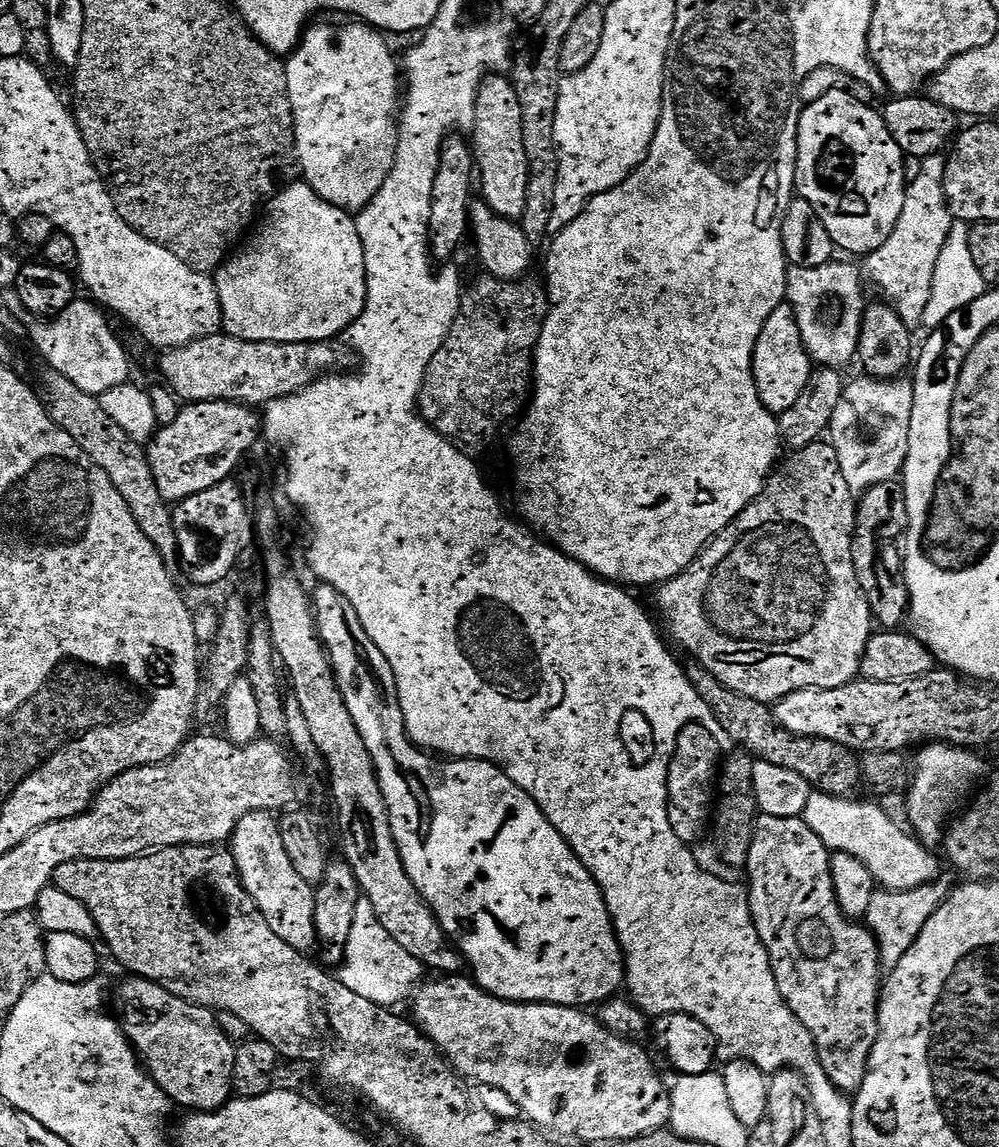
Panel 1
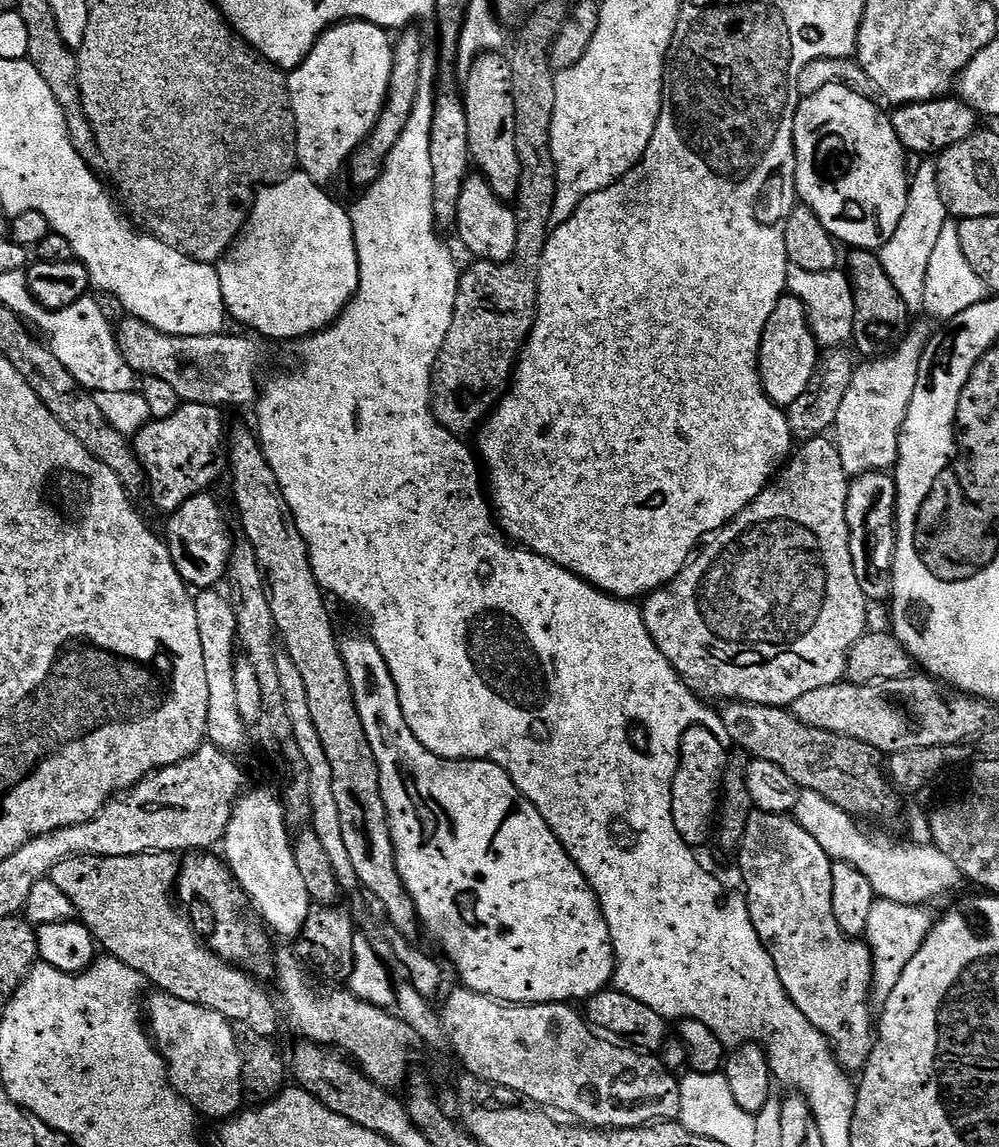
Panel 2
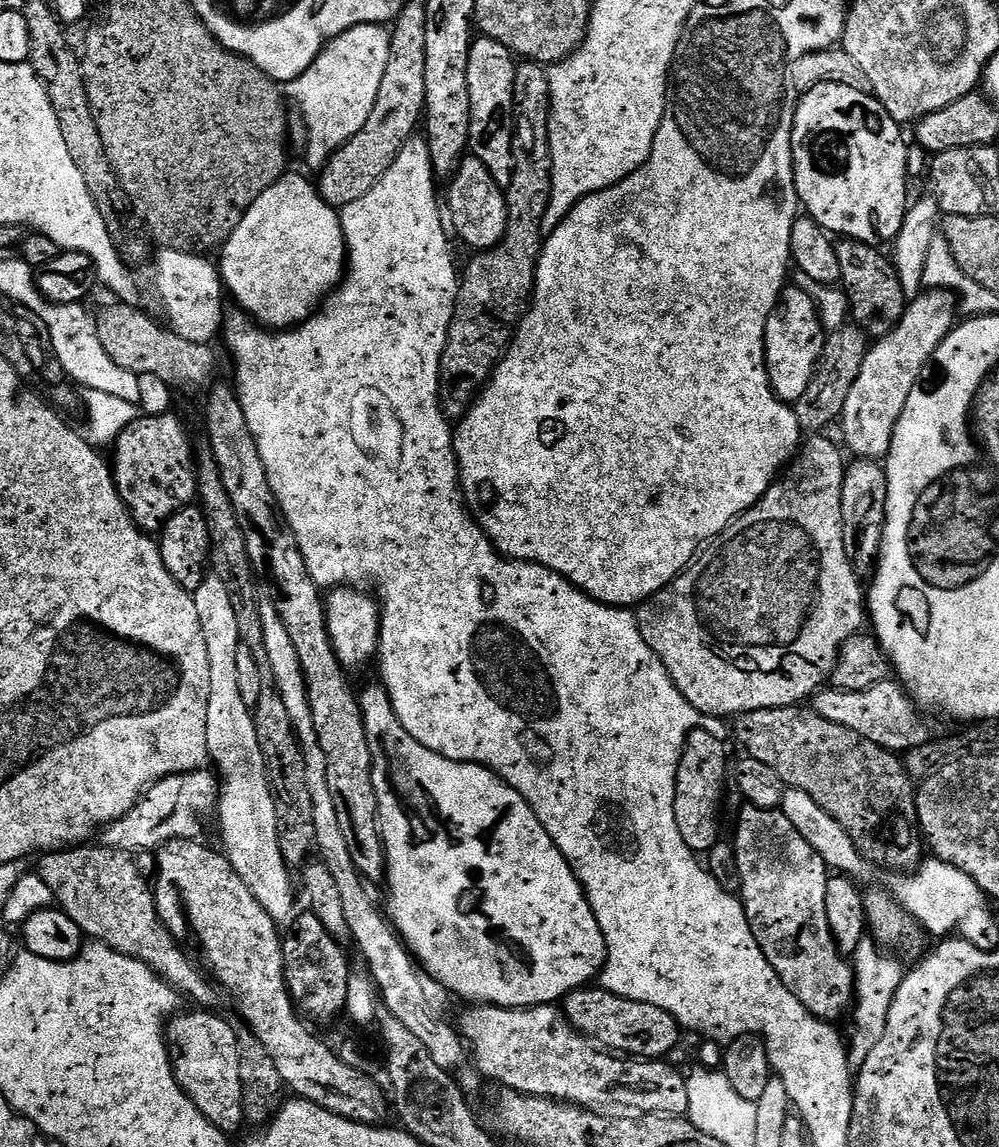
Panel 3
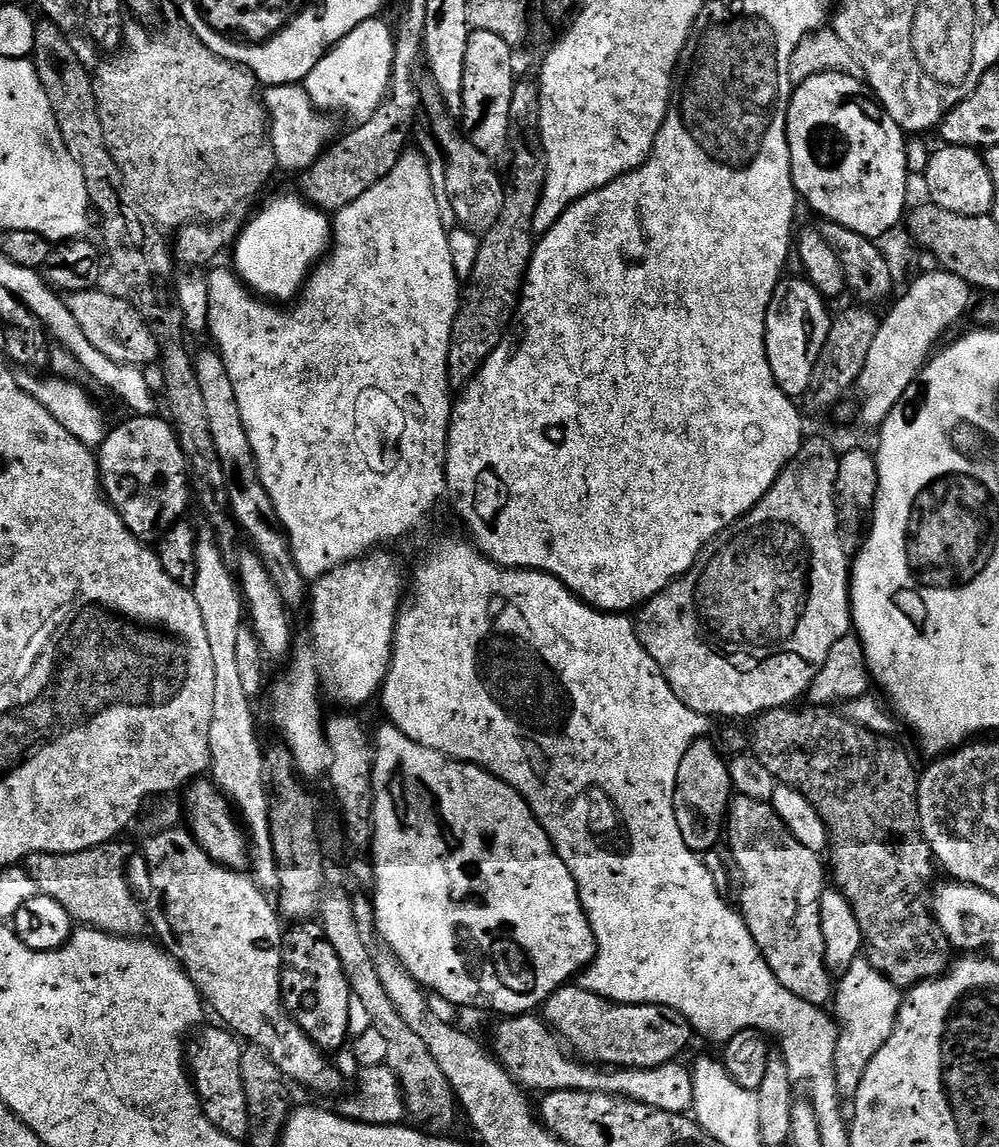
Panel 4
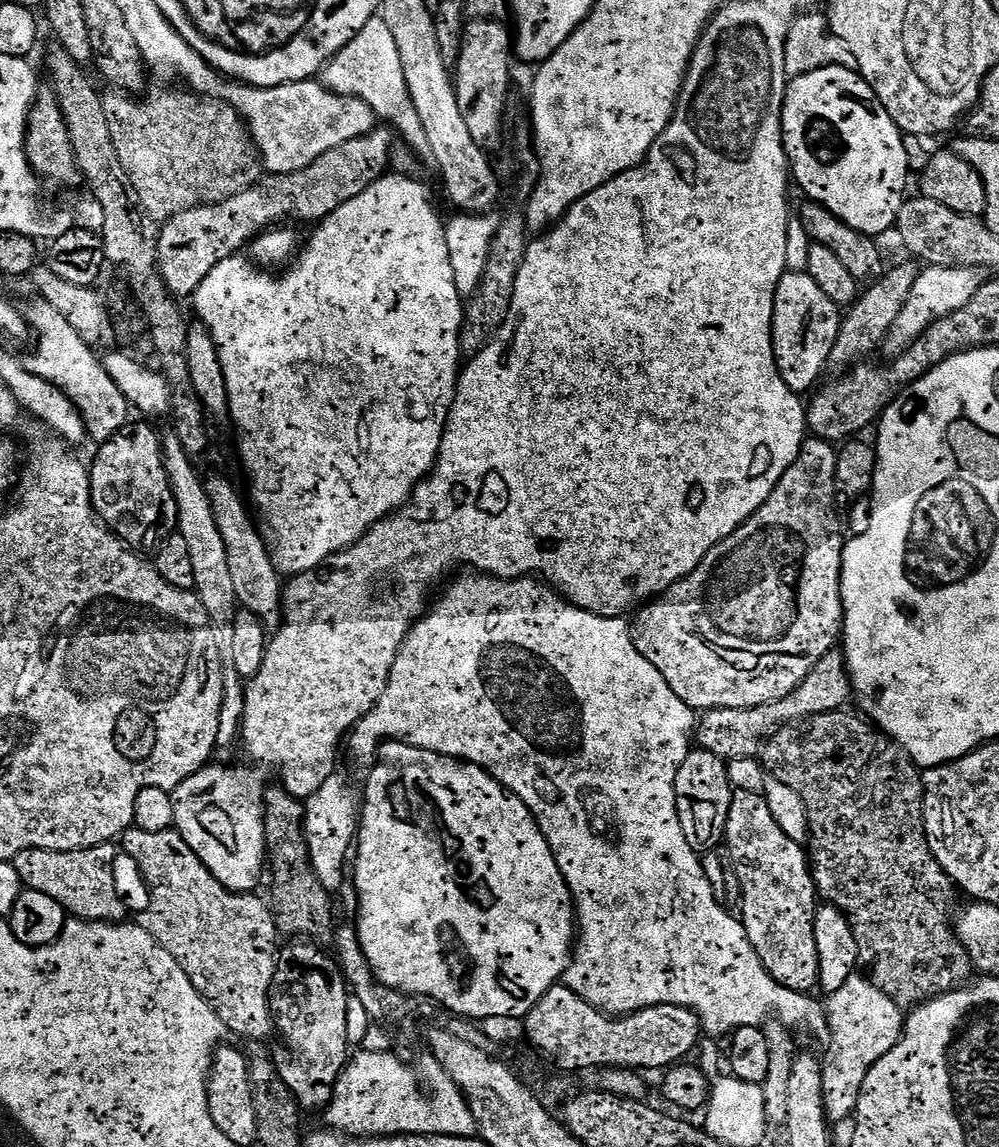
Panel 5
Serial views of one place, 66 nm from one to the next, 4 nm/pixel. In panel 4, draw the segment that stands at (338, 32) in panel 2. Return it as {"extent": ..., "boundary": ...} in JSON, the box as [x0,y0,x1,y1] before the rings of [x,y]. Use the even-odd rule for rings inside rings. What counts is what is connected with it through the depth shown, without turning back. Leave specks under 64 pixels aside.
{"extent":[302,18,395,122],"boundary":[[[384,18],[362,22],[320,59],[318,66],[314,66],[302,81],[302,86],[321,112],[349,112],[357,116],[357,121],[363,122],[388,98],[392,87],[395,45],[393,25],[388,25]]]}

